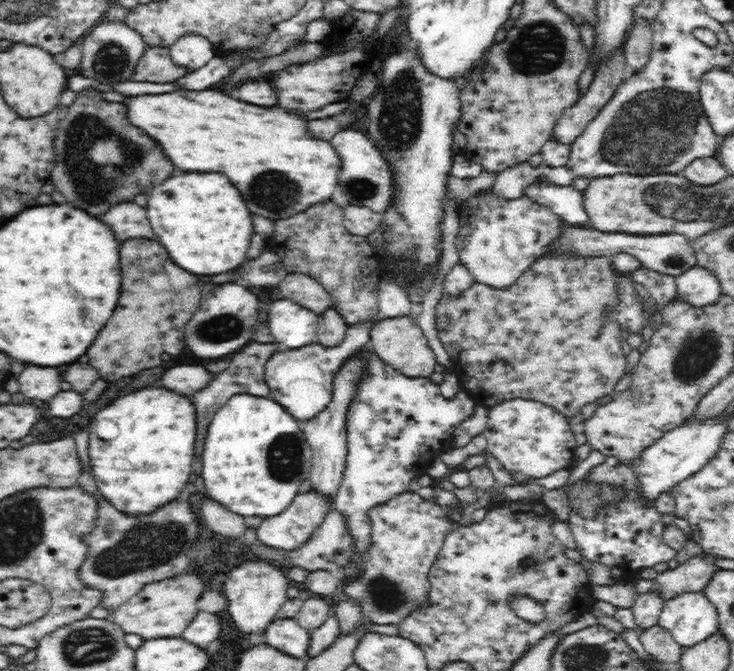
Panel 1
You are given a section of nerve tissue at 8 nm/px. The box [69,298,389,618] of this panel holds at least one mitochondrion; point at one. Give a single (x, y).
(144, 546)

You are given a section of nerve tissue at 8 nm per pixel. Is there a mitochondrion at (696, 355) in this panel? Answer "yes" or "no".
yes

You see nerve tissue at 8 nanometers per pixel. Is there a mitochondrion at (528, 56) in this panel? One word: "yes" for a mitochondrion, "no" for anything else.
yes

